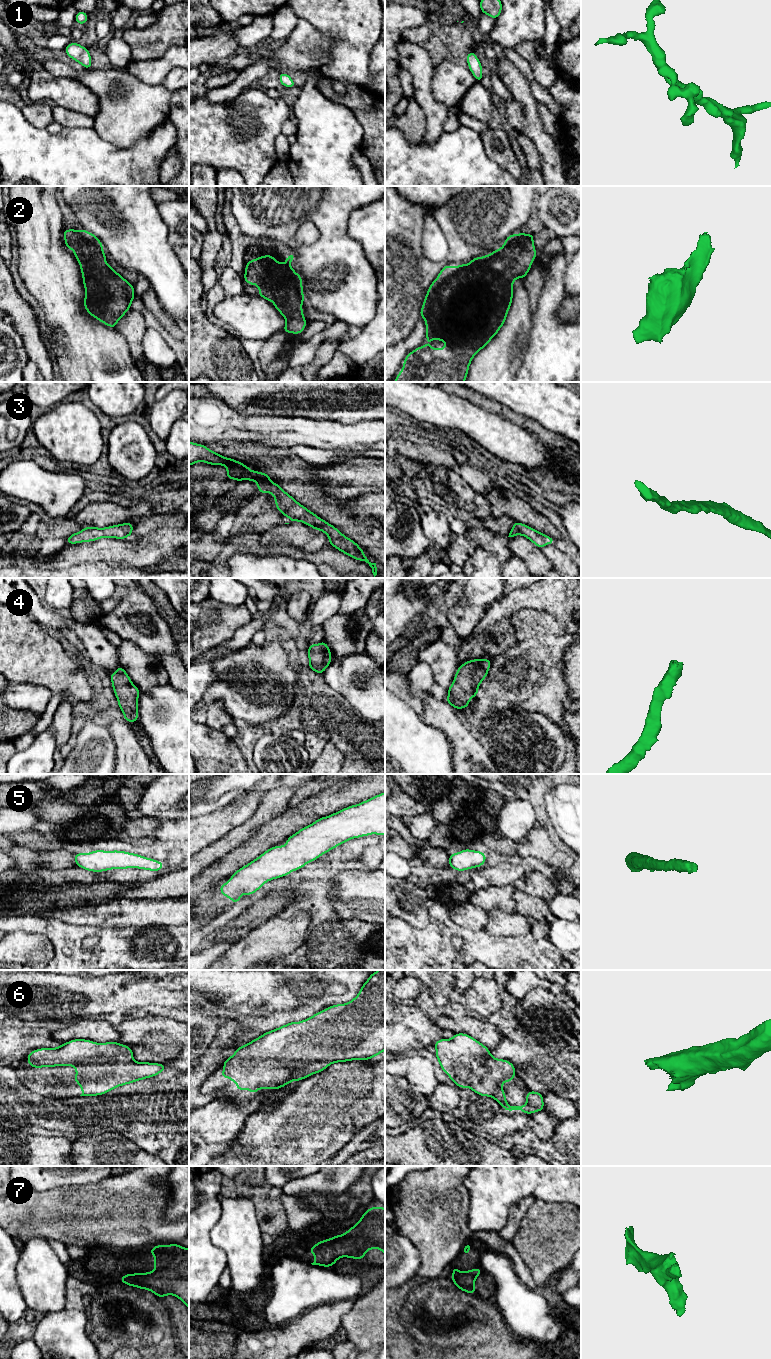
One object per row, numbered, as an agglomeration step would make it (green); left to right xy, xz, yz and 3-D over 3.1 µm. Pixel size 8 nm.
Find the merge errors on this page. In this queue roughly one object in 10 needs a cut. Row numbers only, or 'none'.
none

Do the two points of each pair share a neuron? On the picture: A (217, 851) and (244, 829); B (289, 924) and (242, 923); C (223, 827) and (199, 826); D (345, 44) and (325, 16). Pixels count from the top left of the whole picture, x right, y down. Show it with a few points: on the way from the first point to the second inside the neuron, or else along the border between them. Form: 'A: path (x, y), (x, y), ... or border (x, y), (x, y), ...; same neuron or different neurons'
A: path (224, 846), (237, 836); same neuron
B: border (282, 909), (243, 936); different neurons
C: path (217, 827), (205, 827); same neuron
D: path (345, 37), (332, 23); same neuron

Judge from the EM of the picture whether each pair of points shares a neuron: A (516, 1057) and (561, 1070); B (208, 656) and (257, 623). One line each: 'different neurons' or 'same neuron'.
A: same neuron
B: same neuron

